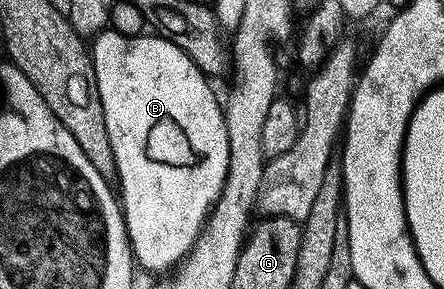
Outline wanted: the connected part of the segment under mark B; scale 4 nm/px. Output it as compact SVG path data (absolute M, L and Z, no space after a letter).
M103 30L93 37L92 57L104 121L115 156L116 184L122 187L120 207L130 251L141 271L143 268L146 272L169 273L169 268L177 269L190 255L226 184L230 143L220 96L218 100L206 73L199 70L180 46L157 34L125 36Z

